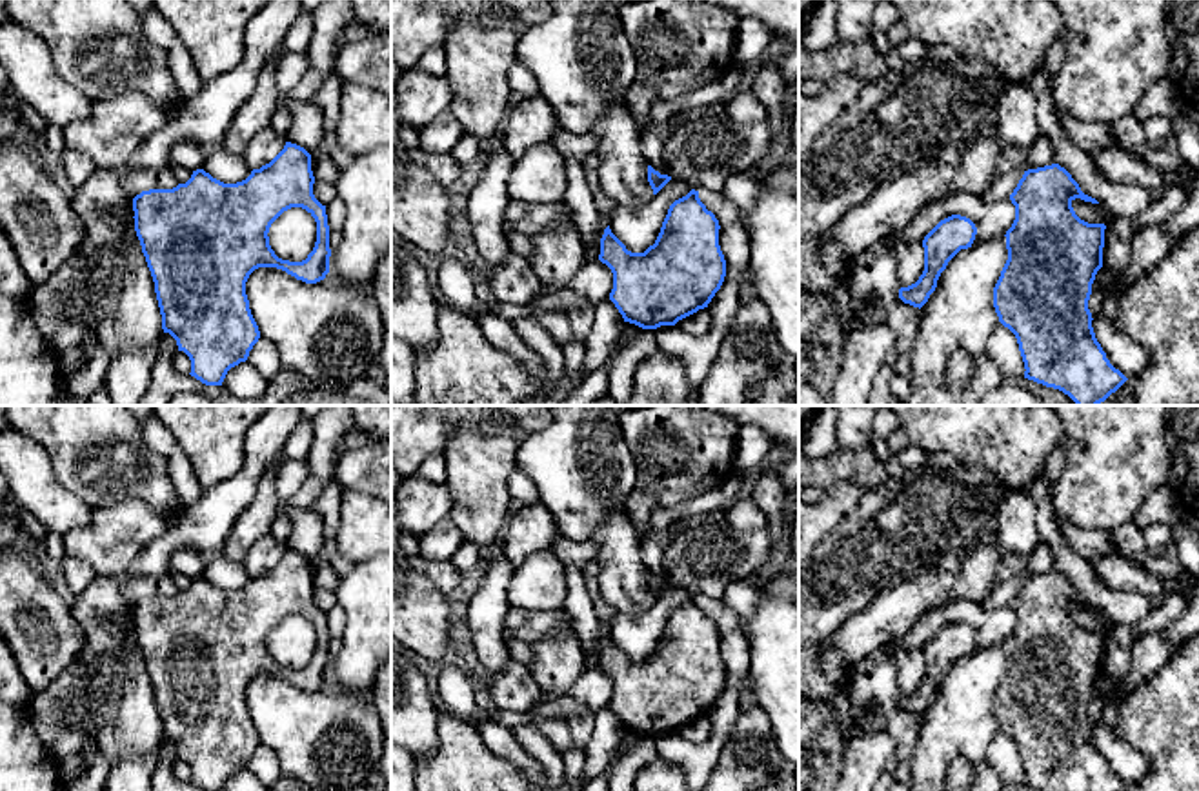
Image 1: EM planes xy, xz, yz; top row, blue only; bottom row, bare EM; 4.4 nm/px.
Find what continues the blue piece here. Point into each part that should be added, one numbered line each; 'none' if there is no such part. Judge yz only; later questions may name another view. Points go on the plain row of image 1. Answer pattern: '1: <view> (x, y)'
none

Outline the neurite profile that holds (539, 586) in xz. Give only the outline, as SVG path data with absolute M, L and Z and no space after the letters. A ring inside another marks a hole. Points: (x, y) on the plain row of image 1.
M551 549L537 551L513 571L508 587L511 607L529 613L560 613L568 596L566 566Z

